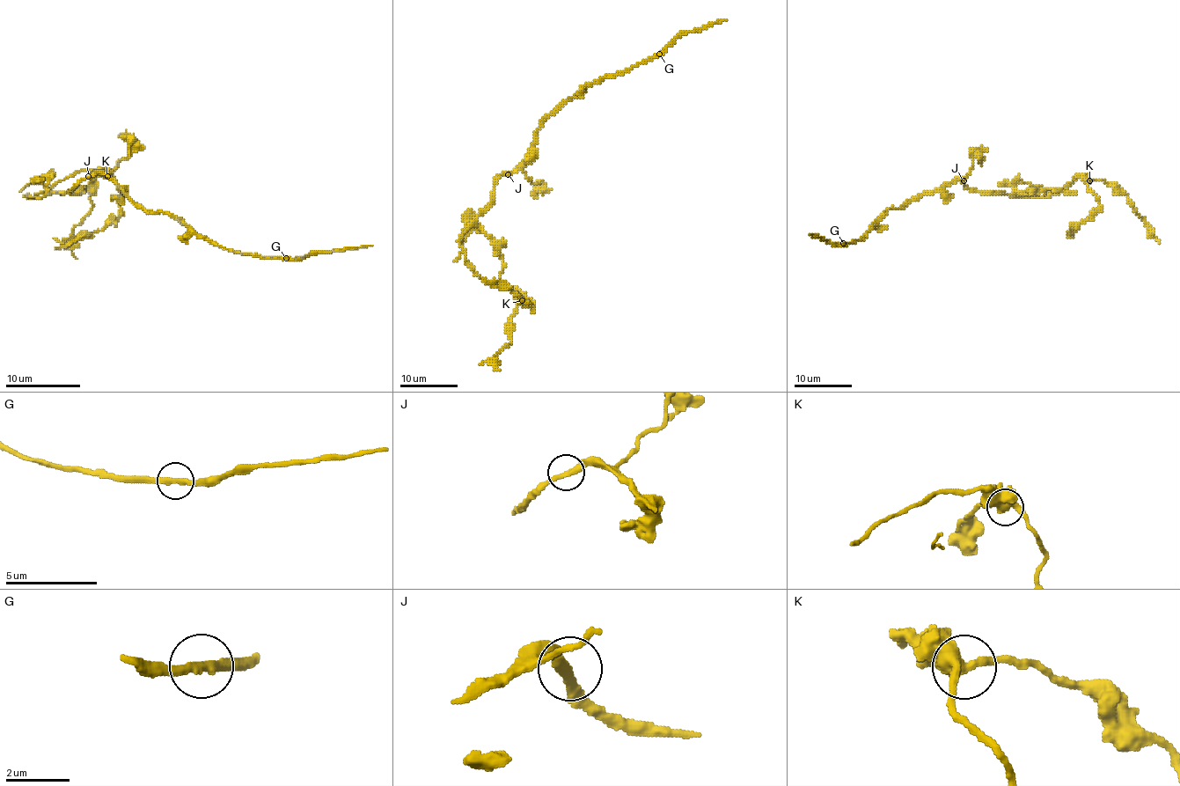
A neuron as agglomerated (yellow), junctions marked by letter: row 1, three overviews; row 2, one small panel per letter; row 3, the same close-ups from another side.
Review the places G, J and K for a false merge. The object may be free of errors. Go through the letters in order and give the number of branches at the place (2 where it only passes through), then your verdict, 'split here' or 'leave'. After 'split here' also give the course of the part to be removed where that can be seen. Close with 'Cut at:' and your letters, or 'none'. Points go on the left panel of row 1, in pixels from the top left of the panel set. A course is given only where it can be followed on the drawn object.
G: branches 2; leave
J: branches 2; leave
K: branches 3; leave
Cut at: none

